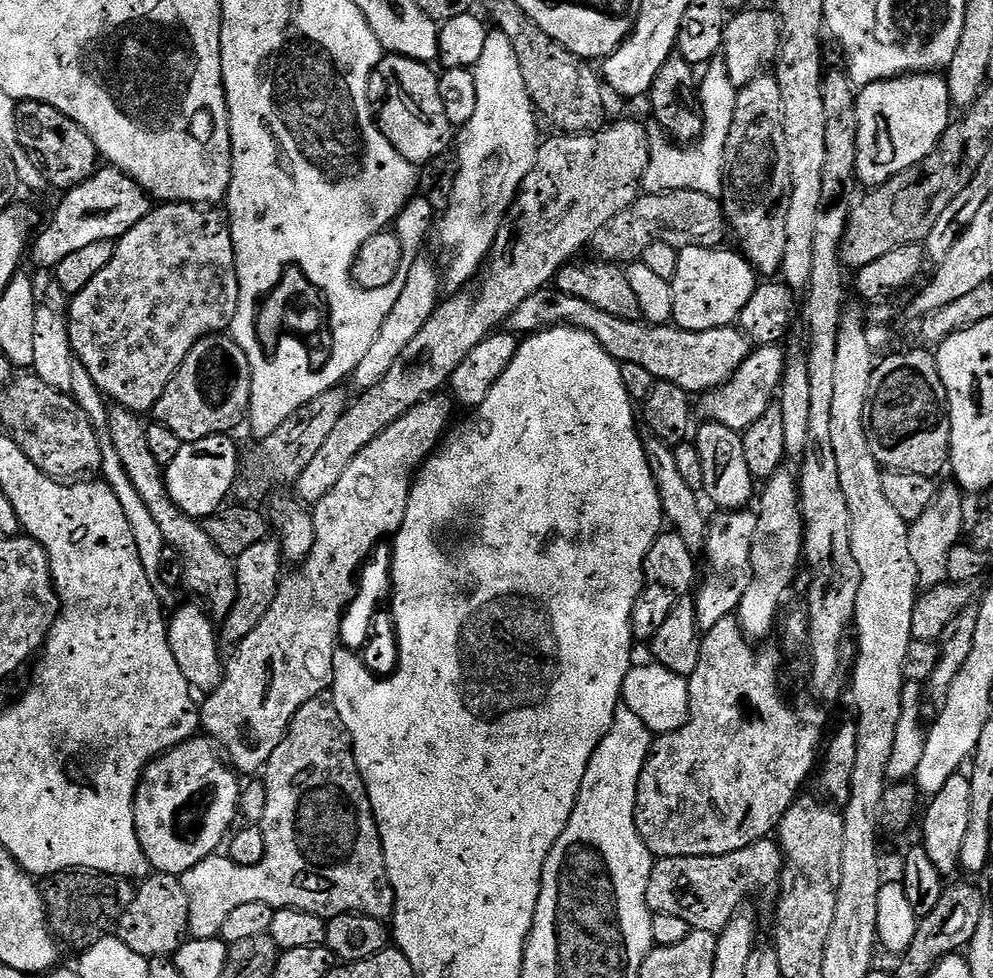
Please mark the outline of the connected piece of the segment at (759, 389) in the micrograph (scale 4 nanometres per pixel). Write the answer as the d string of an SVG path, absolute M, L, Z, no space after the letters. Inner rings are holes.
M765 344L749 351L746 362L738 366L736 373L725 384L711 388L699 397L699 415L701 412L705 421L721 424L741 434L754 426L754 422L758 422L758 418L762 418L762 414L766 414L766 410L777 399L780 384L784 380L786 352L782 349L774 344Z

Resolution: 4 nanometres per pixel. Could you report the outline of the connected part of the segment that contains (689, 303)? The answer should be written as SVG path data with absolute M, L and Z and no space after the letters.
M727 247L679 249L678 274L670 281L674 290L674 310L671 323L682 330L718 330L735 325L742 314L742 306L750 302L758 283L758 273L739 251L727 252Z

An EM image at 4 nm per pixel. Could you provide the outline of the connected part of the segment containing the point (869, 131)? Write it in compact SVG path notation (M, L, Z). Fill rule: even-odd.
M913 72L875 81L859 89L858 158L856 178L861 185L879 186L910 170L936 148L954 116L947 79L931 72Z

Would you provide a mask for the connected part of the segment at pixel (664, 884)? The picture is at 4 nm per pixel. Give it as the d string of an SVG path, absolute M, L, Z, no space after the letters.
M772 838L759 840L725 856L660 858L652 866L646 886L646 902L653 913L678 914L678 918L685 920L697 932L718 934L751 892L764 892L775 884L777 887L785 867L783 851Z

